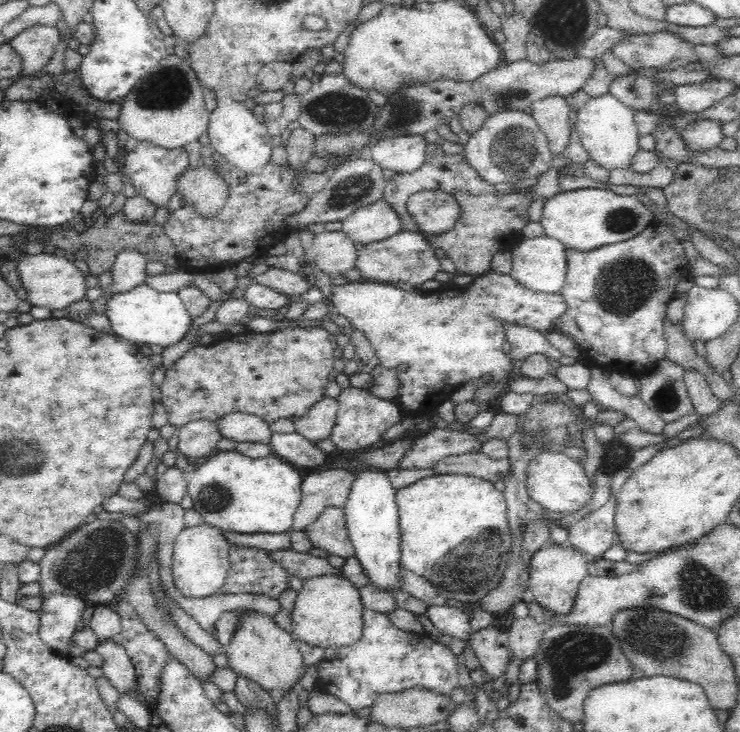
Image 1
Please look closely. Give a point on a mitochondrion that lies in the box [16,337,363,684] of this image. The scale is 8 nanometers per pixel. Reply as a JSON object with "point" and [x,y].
{"point":[94,564]}

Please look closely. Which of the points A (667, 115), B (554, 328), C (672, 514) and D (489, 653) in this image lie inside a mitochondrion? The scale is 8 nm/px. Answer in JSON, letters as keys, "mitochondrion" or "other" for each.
{"A":"other","B":"other","C":"other","D":"other"}

